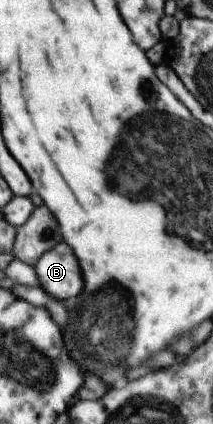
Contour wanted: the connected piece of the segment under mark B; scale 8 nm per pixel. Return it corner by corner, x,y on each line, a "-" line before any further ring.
58,243
34,263
37,287
52,298
64,301
83,291
82,269
66,243

